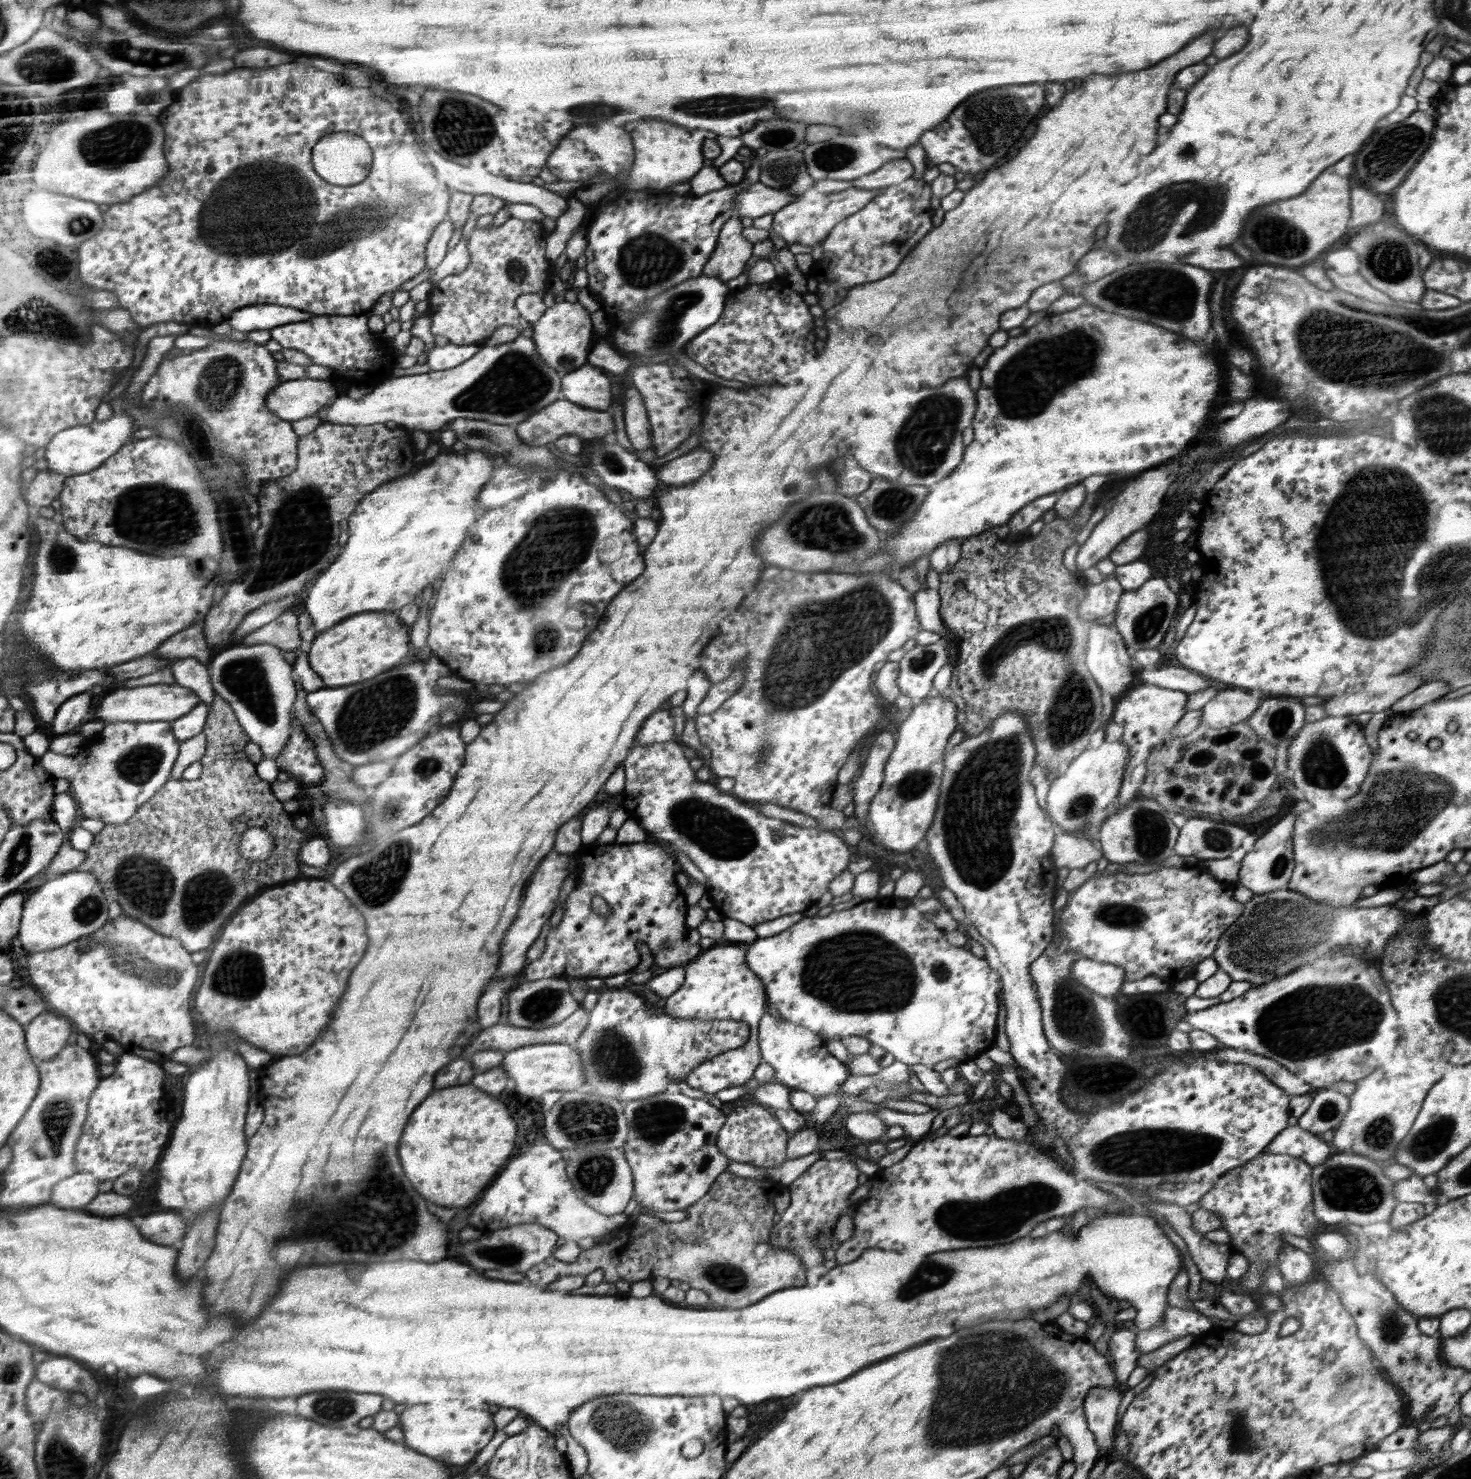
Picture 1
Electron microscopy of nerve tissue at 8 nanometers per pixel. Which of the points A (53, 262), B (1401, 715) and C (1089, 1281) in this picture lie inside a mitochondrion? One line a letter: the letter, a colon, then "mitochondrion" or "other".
A: mitochondrion
B: other
C: other

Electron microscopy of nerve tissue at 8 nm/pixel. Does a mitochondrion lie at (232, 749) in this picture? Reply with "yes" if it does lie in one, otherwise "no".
no

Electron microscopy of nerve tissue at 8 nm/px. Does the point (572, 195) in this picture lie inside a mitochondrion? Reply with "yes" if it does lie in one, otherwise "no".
no

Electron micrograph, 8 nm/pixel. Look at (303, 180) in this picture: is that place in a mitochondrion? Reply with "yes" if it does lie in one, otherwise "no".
yes

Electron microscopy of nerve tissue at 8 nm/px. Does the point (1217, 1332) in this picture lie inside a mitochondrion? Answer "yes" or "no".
no

